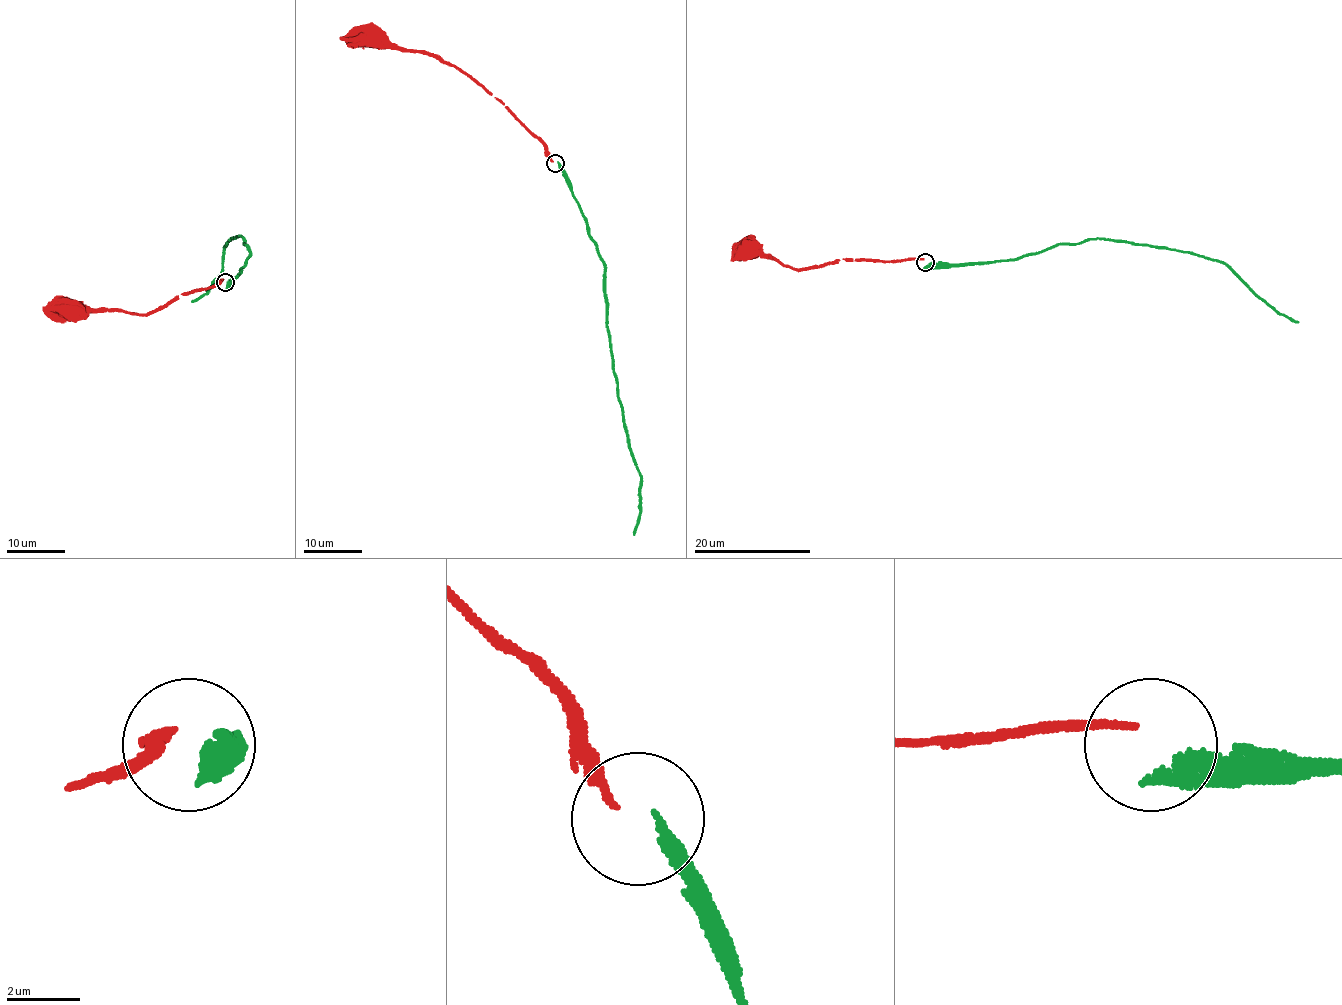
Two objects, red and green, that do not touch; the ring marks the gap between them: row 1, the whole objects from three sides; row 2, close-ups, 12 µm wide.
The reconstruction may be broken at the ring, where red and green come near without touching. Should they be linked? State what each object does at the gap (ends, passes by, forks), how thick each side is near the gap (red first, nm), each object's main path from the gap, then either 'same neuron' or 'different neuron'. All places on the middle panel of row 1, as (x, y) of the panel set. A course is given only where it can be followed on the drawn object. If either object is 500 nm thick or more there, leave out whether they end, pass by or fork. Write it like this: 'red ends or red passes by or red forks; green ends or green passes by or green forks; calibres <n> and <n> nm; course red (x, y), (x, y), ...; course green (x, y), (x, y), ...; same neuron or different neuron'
red ends; green ends; calibres 190 and 280 nm; course red (552, 162), (547, 147), (507, 107), (457, 69), (419, 52), (372, 46), (364, 37); course green (558, 165), (604, 266), (609, 342), (627, 446), (642, 483), (640, 512), (633, 535); different neuron

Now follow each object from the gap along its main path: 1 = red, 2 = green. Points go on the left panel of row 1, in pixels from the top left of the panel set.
1: (223, 280), (176, 296), (148, 314), (116, 309), (71, 312), (67, 309)
2: (226, 284), (234, 280), (250, 253), (243, 237), (237, 235), (223, 246), (220, 275), (206, 292), (191, 302)

